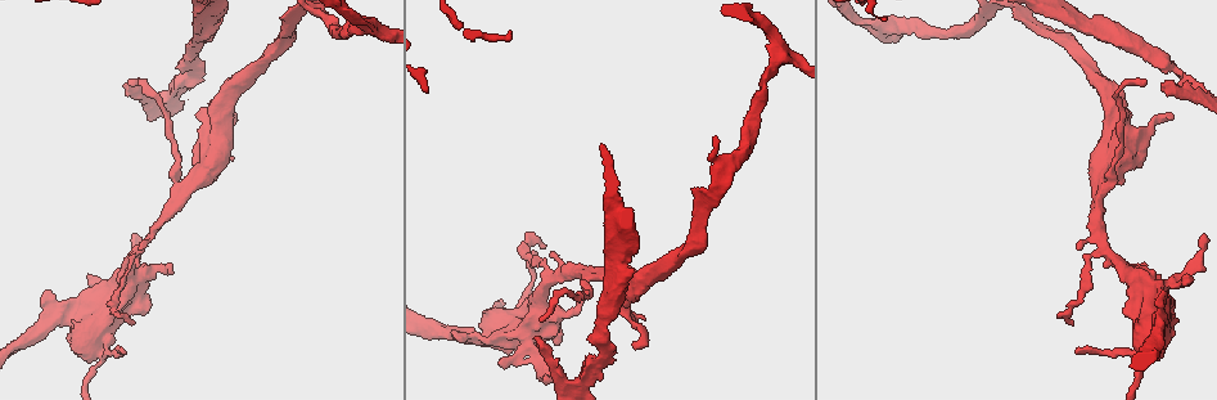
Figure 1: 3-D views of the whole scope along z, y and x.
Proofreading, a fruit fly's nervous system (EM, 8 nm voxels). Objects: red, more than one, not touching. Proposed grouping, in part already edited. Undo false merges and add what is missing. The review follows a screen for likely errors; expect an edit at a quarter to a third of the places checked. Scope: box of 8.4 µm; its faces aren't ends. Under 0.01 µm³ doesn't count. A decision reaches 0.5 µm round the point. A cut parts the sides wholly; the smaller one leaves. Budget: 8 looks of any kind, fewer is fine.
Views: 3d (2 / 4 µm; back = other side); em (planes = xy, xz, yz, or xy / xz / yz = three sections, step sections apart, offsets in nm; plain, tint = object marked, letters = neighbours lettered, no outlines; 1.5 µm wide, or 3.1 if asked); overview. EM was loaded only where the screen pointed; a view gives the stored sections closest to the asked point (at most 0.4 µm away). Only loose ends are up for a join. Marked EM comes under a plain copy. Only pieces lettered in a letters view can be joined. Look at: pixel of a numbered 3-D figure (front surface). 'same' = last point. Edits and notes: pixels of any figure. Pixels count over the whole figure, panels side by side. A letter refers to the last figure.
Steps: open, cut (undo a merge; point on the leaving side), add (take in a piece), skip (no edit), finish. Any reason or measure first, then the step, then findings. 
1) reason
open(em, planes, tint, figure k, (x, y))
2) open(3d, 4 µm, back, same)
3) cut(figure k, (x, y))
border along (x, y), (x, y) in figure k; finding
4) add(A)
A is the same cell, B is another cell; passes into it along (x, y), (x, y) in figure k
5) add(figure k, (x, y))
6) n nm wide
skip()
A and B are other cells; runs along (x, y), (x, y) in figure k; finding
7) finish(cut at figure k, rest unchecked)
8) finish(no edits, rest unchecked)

free end
open(3d, 2 µm, figure 1, (635, 345))

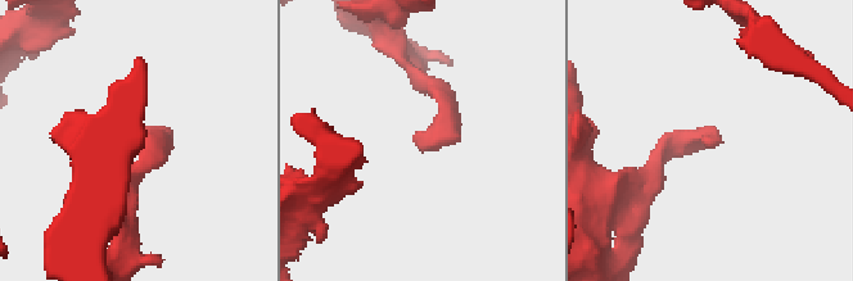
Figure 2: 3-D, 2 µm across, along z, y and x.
now the EM
open(em, planes, letters, figure 2, (714, 145))

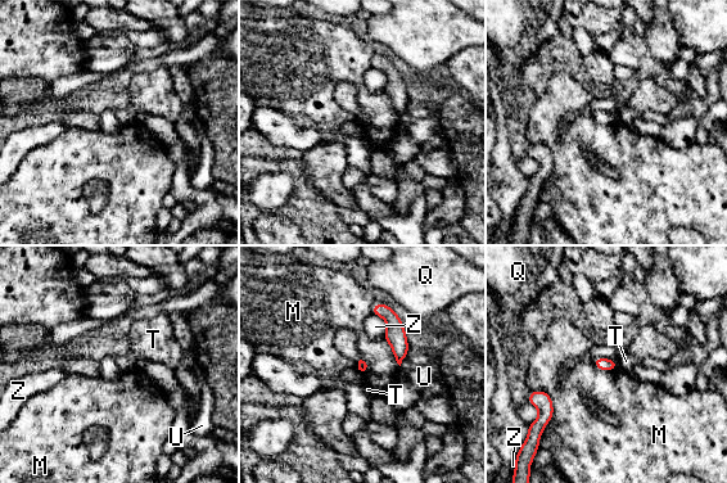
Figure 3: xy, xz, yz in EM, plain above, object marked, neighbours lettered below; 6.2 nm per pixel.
skip()
M, Q, T, U and Z are other cells; border along (533, 389), (552, 403), (543, 429) in figure 3; no lettered piece goes on from it

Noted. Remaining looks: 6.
an open end
open(3d, 2 µm, figure 1, (1075, 29))

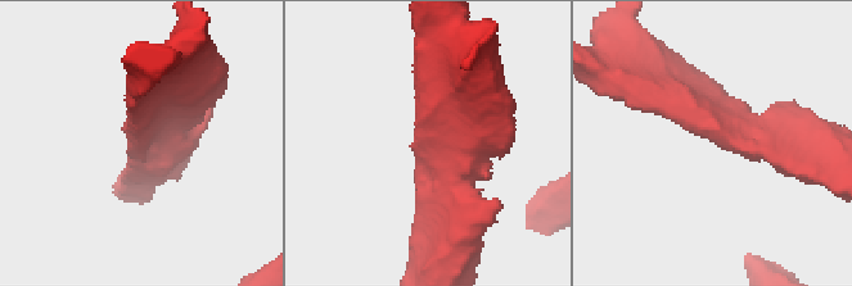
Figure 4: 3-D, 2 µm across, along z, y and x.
shape alone is not enough
open(em, planes, letters, figure 4, (723, 137))

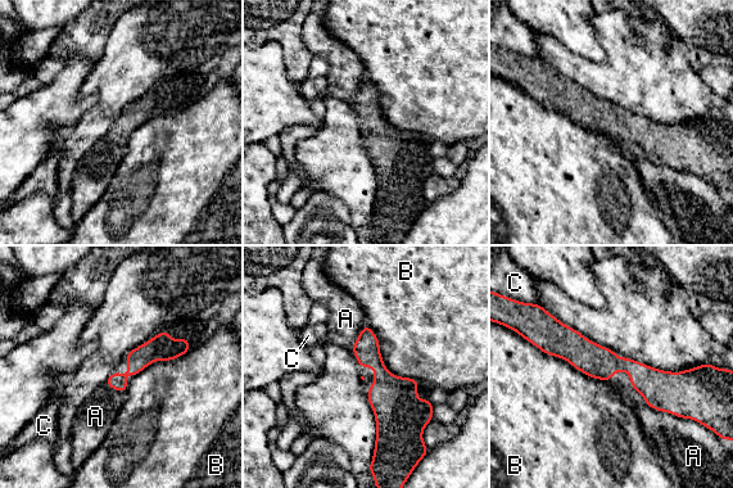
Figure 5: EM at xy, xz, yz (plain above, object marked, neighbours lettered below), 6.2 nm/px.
B touches over 700 nm
skip()
A, B and C are other cells; none of them fits

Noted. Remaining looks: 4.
thin arm on a thick one
open(em, xy, step 8, tint, figure 1, (1173, 281))

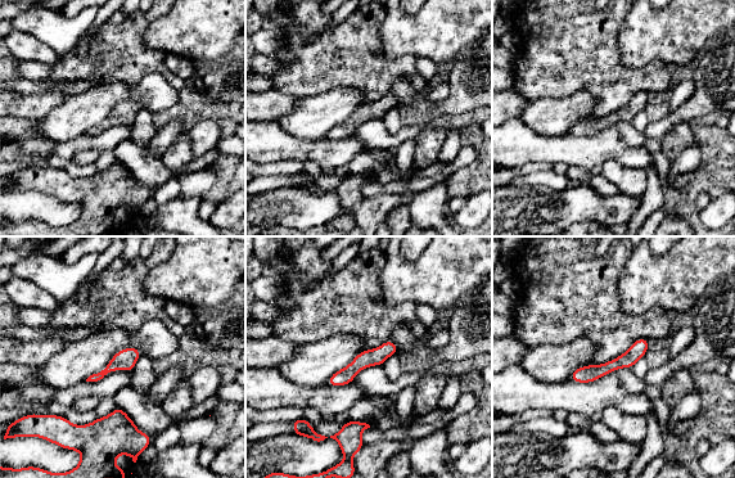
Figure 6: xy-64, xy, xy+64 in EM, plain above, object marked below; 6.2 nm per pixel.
open(em, planes, letters, same)

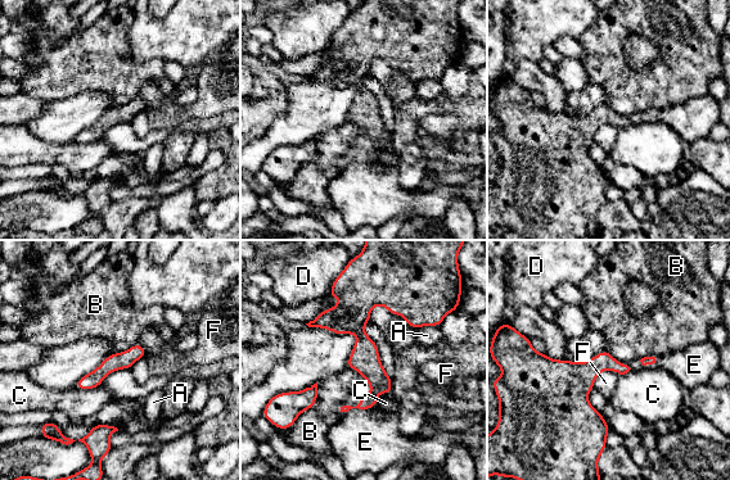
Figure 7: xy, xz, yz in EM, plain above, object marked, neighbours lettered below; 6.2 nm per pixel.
110 nm wide; B touches over 280 nm
skip()
A, B, C, D, E and F are other cells; continuous, no second neuron

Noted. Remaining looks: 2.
finish(no edits, rest unchecked)

